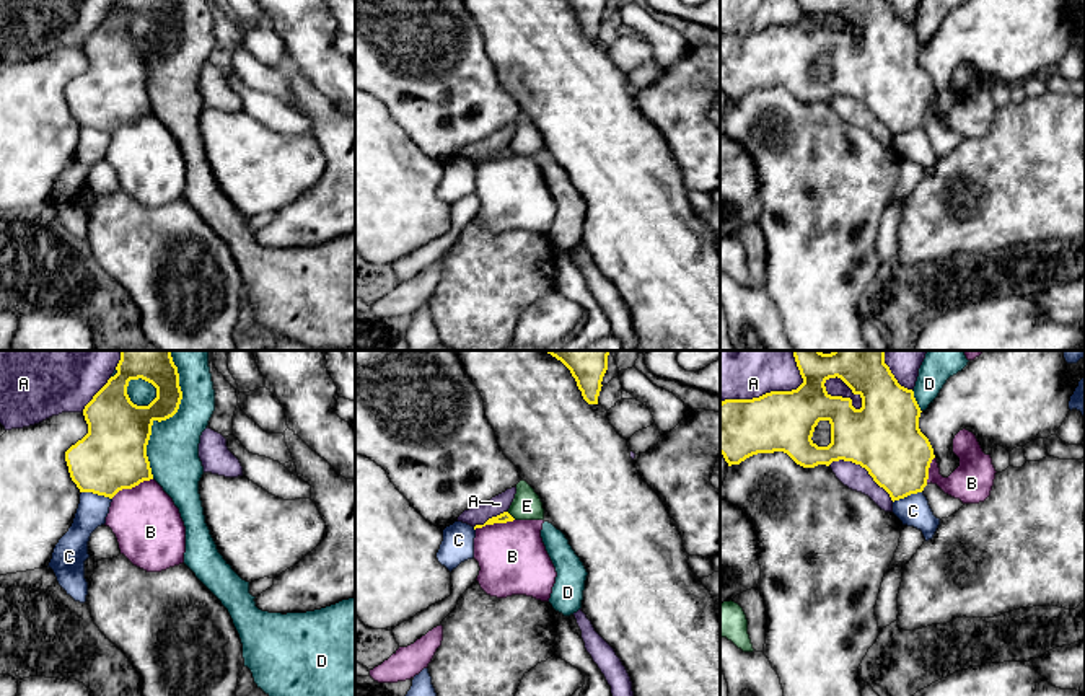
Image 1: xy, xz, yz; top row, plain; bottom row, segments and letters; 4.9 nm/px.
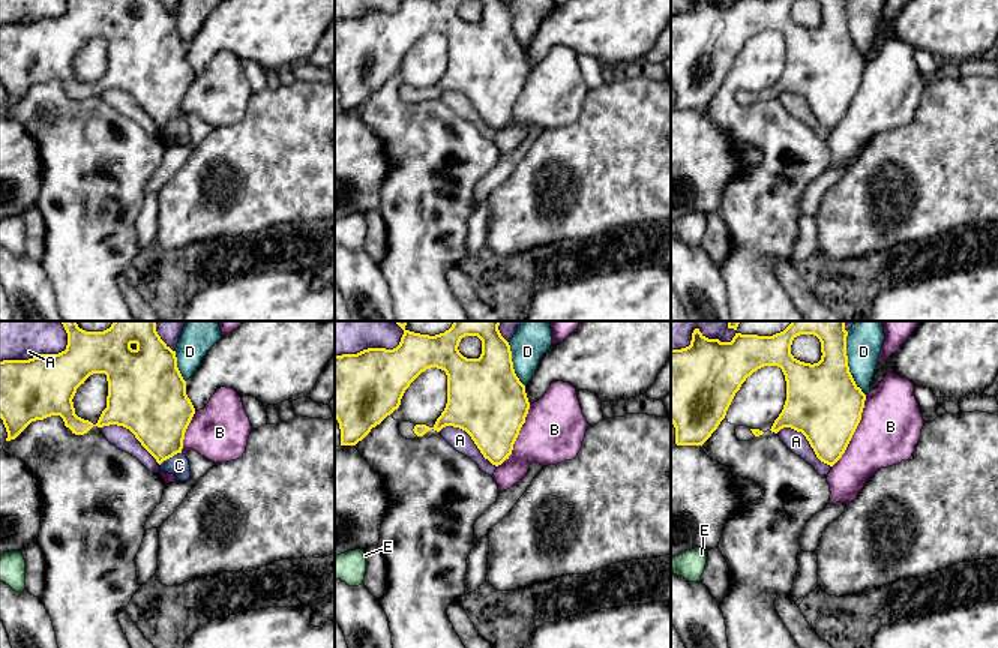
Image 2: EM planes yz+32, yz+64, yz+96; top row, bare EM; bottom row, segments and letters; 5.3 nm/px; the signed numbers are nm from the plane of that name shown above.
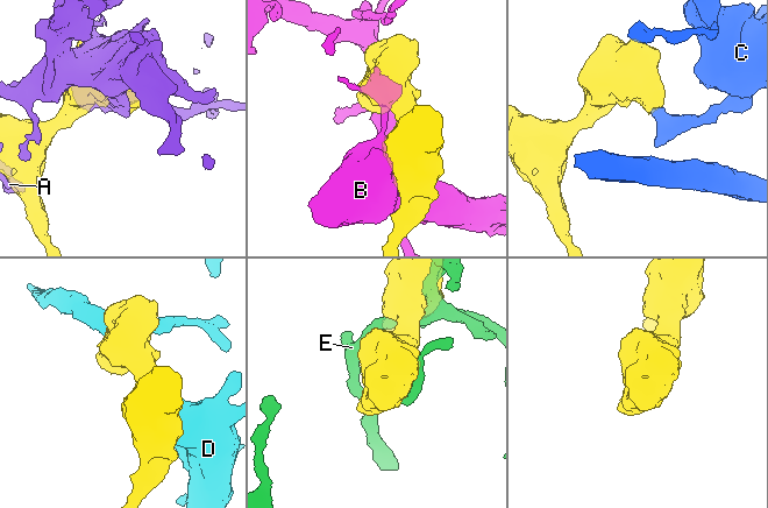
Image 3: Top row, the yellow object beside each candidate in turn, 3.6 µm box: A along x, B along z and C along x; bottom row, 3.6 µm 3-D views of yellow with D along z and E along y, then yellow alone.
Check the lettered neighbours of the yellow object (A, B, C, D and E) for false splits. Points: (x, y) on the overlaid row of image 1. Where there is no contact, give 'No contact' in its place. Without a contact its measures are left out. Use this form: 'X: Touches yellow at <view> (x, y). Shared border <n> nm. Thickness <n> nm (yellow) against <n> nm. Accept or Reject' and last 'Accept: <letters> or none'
A: Touches yellow at yz (776, 392). Shared border 440 nm. Thickness 300 nm (yellow) against 460 nm. Reject
B: Touches yellow at xy (131, 488). Shared border 220 nm. Thickness 340 nm (yellow) against 340 nm. Reject
C: Touches yellow at xy (96, 493). Shared border 160 nm. Thickness 340 nm (yellow) against 150 nm. Reject
D: Touches yellow at xy (166, 418). Shared border 650 nm. Thickness 300 nm (yellow) against 260 nm. Reject
E: Touches yellow at xz (510, 515). Shared border 60 nm. Thickness 50 nm (yellow) against 140 nm. Reject
Accept: none

